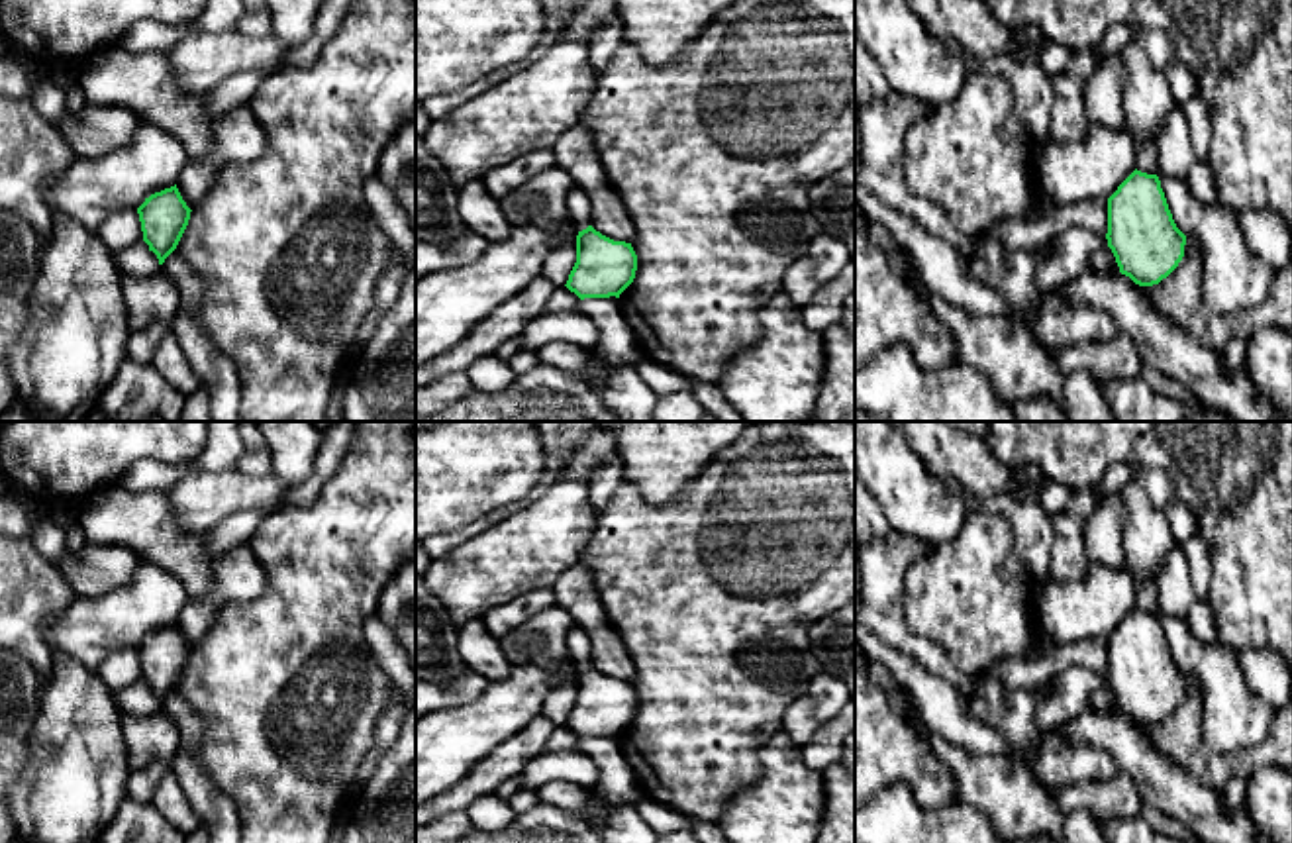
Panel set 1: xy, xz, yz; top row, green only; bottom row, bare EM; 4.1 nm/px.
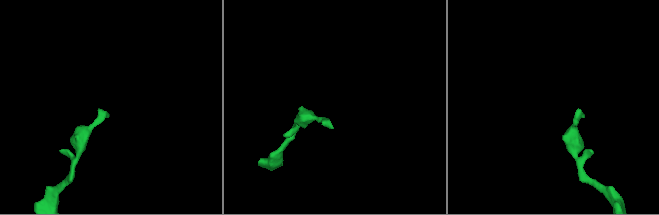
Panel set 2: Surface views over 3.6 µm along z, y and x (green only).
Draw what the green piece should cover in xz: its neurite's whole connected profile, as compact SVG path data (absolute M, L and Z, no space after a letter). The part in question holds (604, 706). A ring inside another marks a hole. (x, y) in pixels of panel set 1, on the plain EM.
M574 623L567 637L572 663L580 669L576 674L576 702L569 714L567 727L580 739L610 737L620 733L633 721L637 710L637 694L631 682L614 680L592 667L592 637L586 629Z

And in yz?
M1133 610L1108 637L1108 686L1119 712L1139 725L1167 718L1182 700L1186 674L1176 667L1157 614Z

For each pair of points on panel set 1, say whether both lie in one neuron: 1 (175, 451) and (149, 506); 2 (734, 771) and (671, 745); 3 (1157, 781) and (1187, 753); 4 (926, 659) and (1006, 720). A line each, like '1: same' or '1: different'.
1: different
2: same
3: different
4: different

